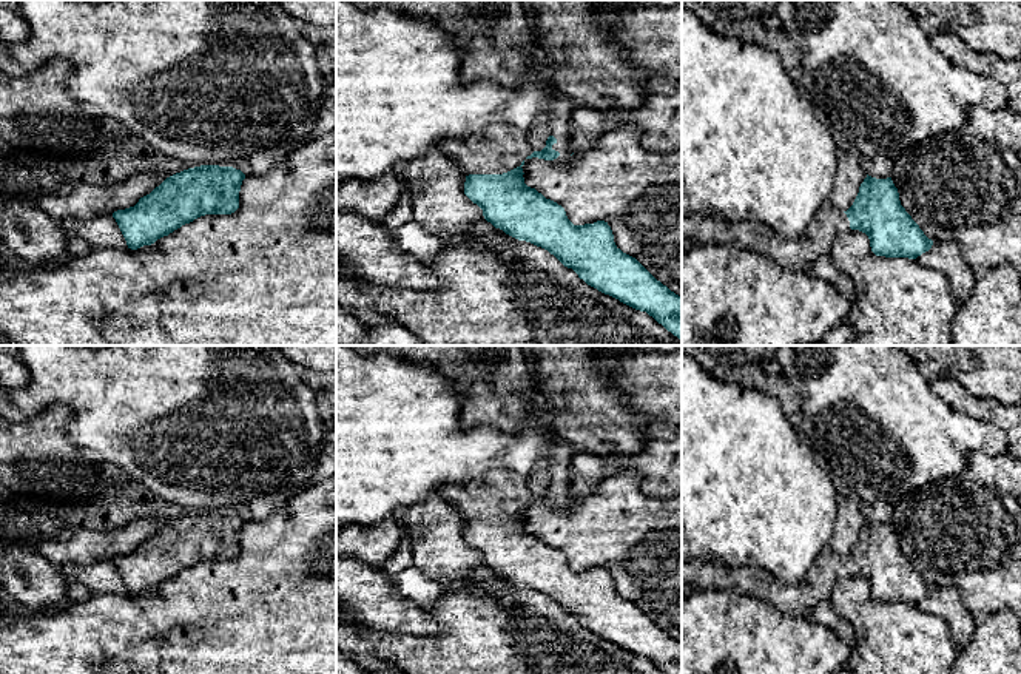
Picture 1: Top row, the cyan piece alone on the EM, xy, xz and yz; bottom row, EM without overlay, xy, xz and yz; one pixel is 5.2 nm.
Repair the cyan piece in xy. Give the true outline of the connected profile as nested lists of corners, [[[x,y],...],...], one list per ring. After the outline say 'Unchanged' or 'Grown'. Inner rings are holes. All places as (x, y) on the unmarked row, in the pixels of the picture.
[[[200,511],[167,523],[134,552],[113,558],[128,594],[151,591],[205,560],[239,554],[245,520],[233,512]]]. Unchanged

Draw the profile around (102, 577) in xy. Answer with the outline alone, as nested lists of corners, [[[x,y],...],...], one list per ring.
[[[99,560],[93,564],[63,564],[60,572],[68,581],[79,583],[93,595],[126,595],[126,586],[113,560]]]

